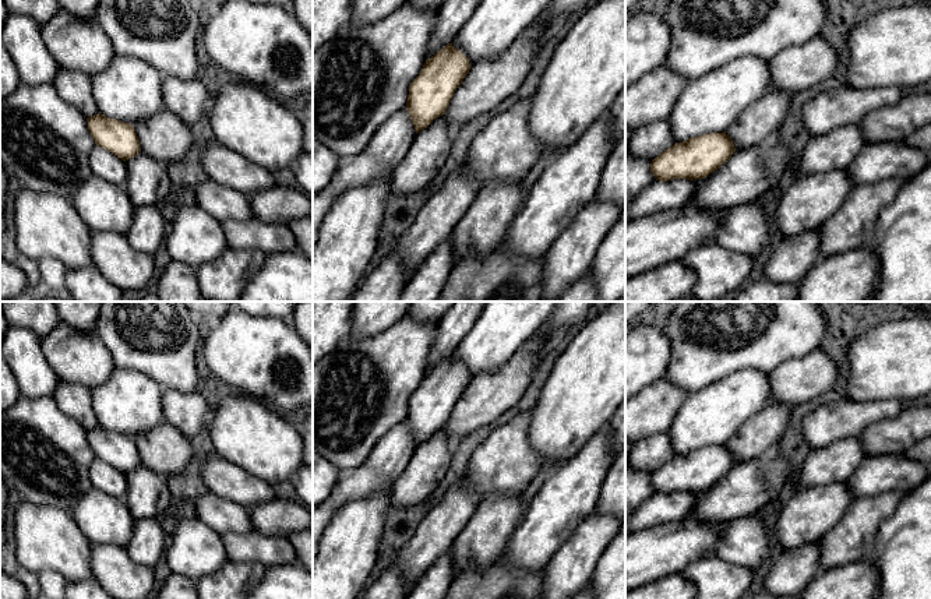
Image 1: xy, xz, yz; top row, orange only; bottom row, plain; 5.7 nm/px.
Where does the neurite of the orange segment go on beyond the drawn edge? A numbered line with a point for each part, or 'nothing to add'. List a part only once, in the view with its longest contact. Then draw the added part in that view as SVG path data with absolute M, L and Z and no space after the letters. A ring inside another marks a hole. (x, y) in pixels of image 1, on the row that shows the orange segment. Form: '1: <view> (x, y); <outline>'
nothing to add

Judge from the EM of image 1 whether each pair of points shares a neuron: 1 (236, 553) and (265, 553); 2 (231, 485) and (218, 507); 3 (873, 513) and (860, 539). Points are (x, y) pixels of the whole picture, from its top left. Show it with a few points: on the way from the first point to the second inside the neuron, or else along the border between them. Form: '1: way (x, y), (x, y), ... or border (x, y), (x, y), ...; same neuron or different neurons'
1: way (243, 553), (258, 553); same neuron
2: border (210, 490), (247, 508); different neurons
3: way (866, 520), (860, 525), (860, 532); same neuron

